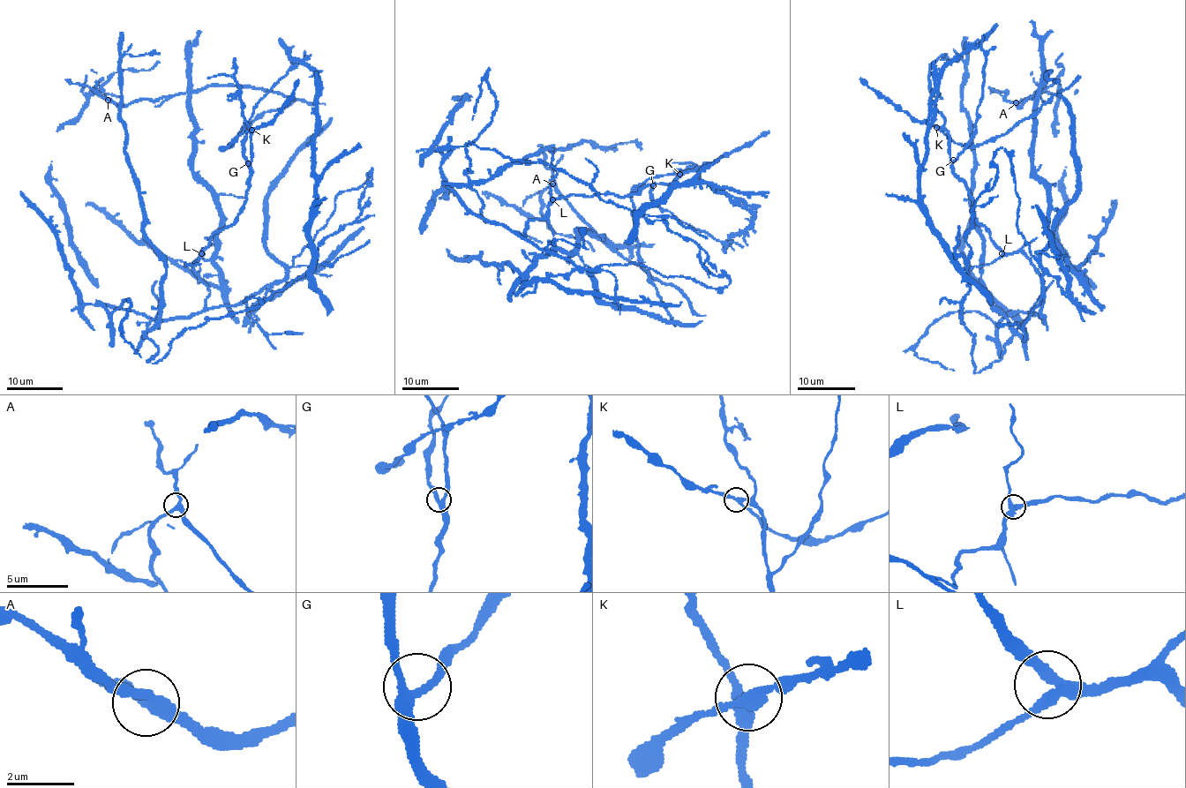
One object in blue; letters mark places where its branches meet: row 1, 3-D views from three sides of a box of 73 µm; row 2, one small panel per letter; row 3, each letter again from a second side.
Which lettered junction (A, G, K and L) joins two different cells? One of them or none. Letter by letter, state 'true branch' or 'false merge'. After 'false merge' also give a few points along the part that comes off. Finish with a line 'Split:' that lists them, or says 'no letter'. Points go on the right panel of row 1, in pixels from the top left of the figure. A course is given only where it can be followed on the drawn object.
A: true branch
G: true branch
K: false merge; course (936, 126), (962, 145), (979, 145), (995, 139), (1027, 117), (1034, 116), (1053, 95), (1072, 86), (1080, 76)
L: true branch
Split: K

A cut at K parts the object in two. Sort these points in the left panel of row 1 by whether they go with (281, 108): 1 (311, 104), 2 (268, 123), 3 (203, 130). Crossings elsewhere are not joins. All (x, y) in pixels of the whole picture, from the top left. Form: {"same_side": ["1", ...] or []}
{"same_side": ["2"]}

